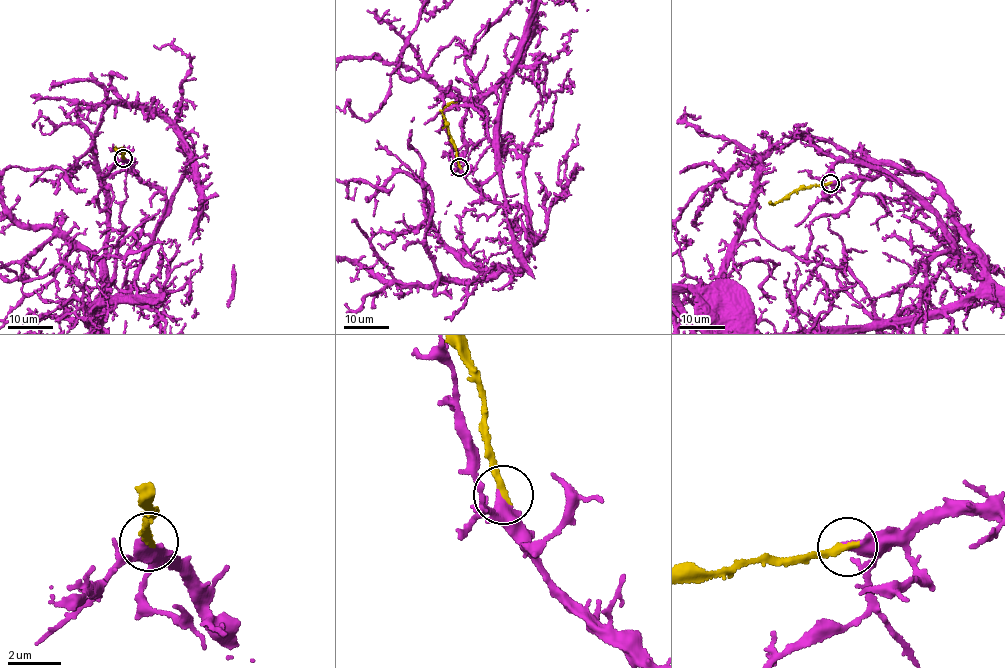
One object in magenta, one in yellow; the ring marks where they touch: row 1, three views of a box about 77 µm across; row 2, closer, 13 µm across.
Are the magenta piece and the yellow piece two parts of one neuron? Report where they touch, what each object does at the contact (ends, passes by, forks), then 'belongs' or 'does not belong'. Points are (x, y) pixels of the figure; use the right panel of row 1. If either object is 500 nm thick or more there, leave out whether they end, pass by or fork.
(830, 183) | magenta ends | yellow ends | belongs

